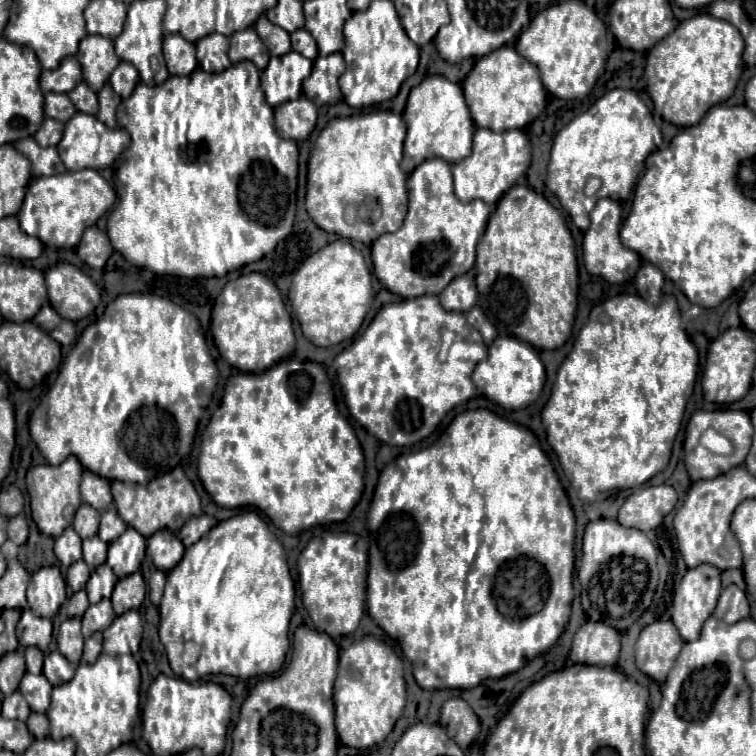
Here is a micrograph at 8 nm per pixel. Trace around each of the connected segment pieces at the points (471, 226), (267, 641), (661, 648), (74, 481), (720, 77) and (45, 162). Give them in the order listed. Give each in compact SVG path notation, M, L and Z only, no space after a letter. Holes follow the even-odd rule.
M433 158L419 164L407 178L409 190L409 212L405 216L403 226L397 232L383 234L373 242L371 258L373 270L379 282L399 294L403 298L417 298L425 294L439 294L453 278L469 272L475 264L475 246L479 236L485 232L491 208L483 200L473 200L463 204L453 194L453 178L451 178L451 164ZM427 244L441 244L441 270L439 274L423 274L419 270L409 268L409 258L419 246Z
M243 512L211 528L209 534L185 550L183 560L167 574L165 594L159 604L159 638L177 676L185 670L181 654L187 640L199 644L201 648L195 662L197 676L227 674L247 680L257 674L275 674L283 668L289 650L289 623L294 608L295 586L283 546L269 532L265 520L257 512Z
M653 622L645 626L639 634L635 644L635 658L637 668L651 676L655 682L663 684L669 670L673 668L685 640L681 640L675 624L667 622Z
M69 456L59 466L41 464L27 472L27 492L29 492L29 504L31 504L31 516L37 524L37 528L51 538L61 536L61 532L71 526L73 516L81 504L79 484L83 476L83 466L79 464L77 456Z
M697 14L679 22L675 32L657 42L647 56L645 82L655 112L675 126L697 124L711 106L725 102L733 94L743 72L743 48L741 32L727 20Z
M25 138L25 140L19 140L19 142L15 144L15 148L17 148L25 158L29 158L33 176L51 176L51 174L61 174L61 172L65 172L65 164L61 162L61 158L59 158L55 146L43 148L43 146L39 146L33 138Z

